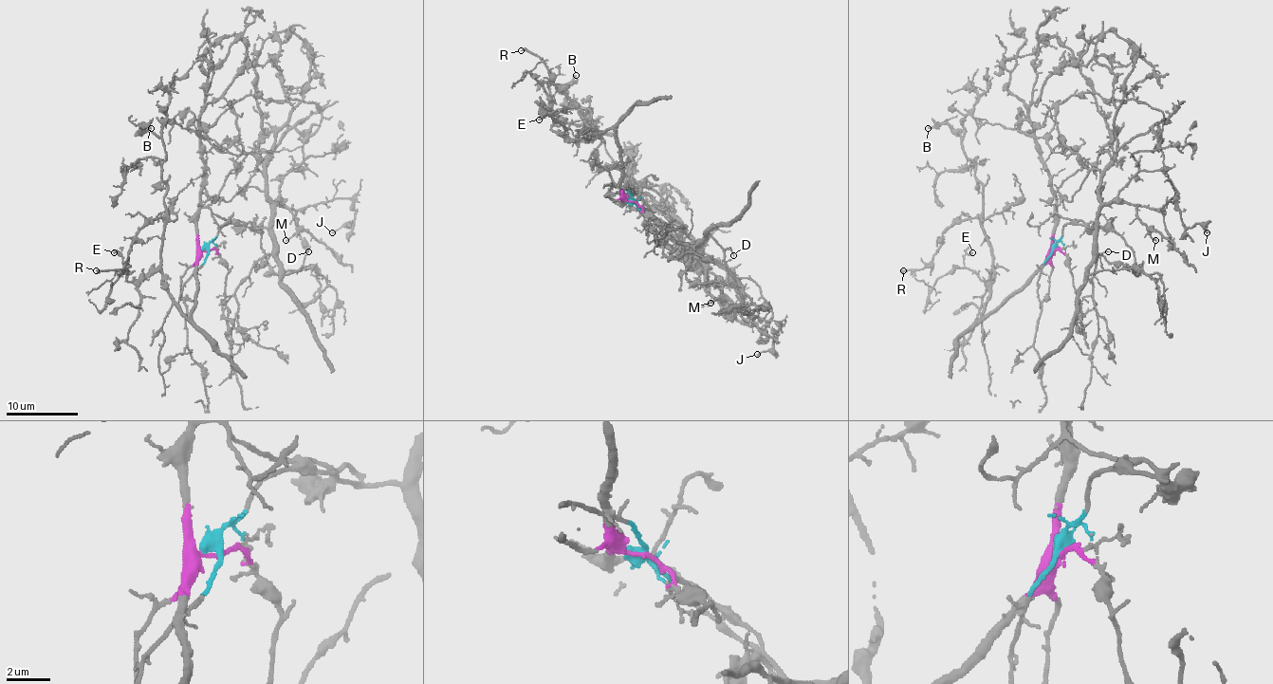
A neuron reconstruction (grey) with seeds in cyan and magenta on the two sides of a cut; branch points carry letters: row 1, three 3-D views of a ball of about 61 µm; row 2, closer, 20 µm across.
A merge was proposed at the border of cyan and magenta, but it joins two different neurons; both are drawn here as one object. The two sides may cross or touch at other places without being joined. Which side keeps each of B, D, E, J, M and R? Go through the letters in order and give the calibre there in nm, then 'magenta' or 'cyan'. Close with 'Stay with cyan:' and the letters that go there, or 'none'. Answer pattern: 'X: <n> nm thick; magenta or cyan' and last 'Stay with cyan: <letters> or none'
B: 190 nm thick; magenta
D: 100 nm thick; cyan
E: 130 nm thick; magenta
J: 110 nm thick; cyan
M: 120 nm thick; cyan
R: 260 nm thick; magenta
Stay with cyan: D, J, M

